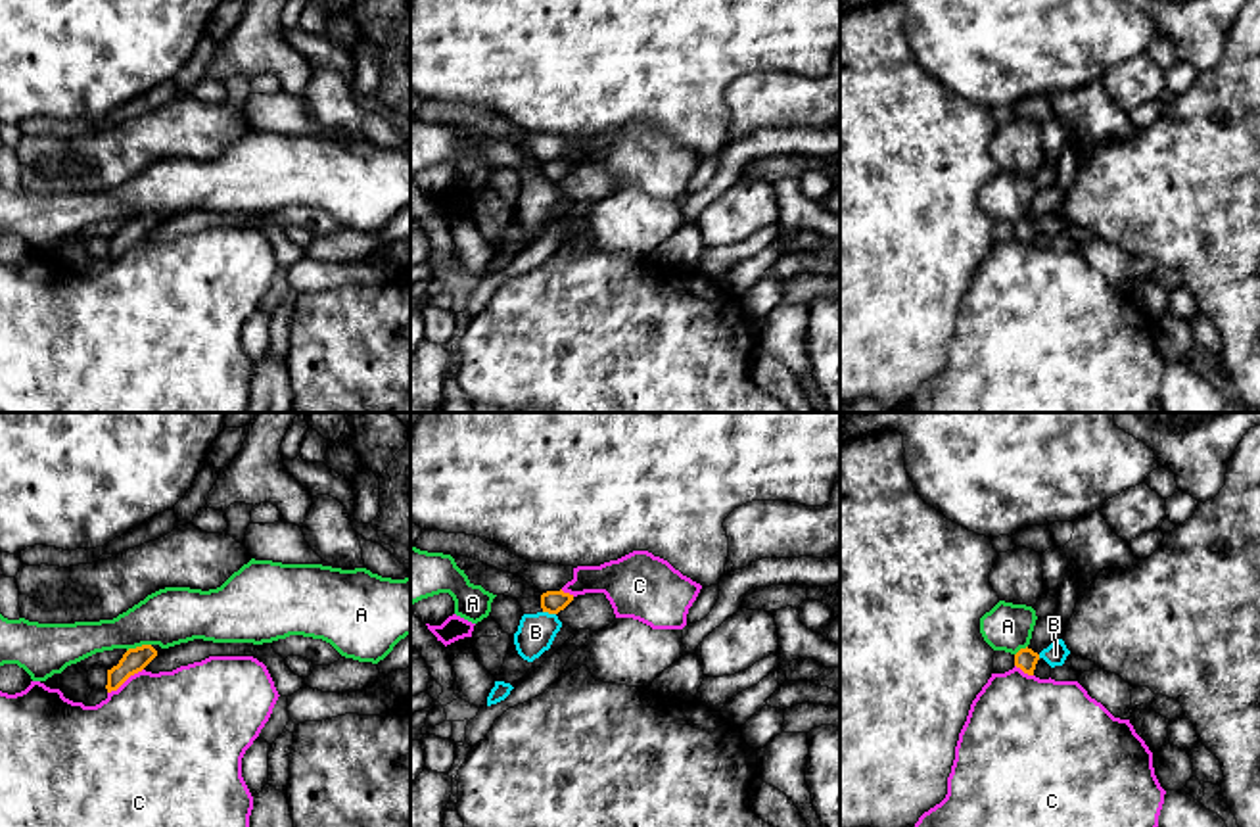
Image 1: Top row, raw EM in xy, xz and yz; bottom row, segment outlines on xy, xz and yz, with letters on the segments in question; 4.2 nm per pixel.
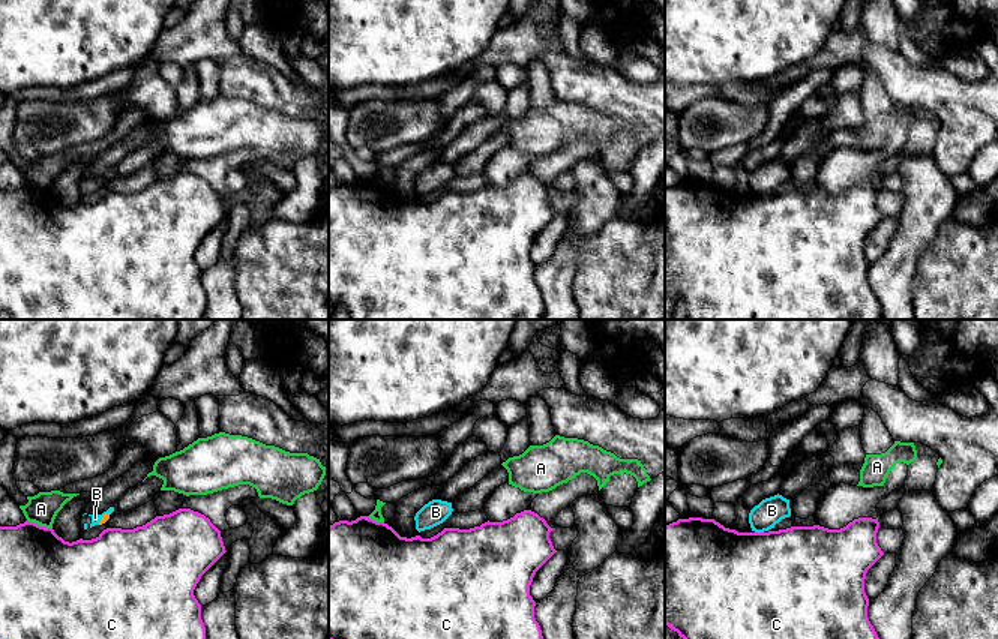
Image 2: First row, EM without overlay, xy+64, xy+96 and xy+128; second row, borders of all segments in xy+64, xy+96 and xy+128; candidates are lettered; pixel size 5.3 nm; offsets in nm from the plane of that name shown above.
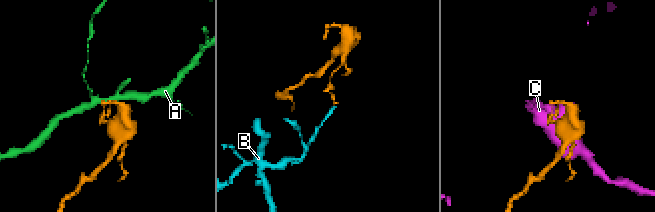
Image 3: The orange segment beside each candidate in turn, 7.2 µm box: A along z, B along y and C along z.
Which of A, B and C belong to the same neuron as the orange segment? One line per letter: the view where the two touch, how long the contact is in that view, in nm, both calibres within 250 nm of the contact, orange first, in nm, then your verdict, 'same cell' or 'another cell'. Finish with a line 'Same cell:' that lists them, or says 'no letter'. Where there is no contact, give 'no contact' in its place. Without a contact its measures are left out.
A: xy | 110 nm | 100/240 nm | another cell
B: xz | 60 nm | 100/160 nm | another cell
C: xy | 190 nm | 100/480 nm | another cell
Same cell: no letter

